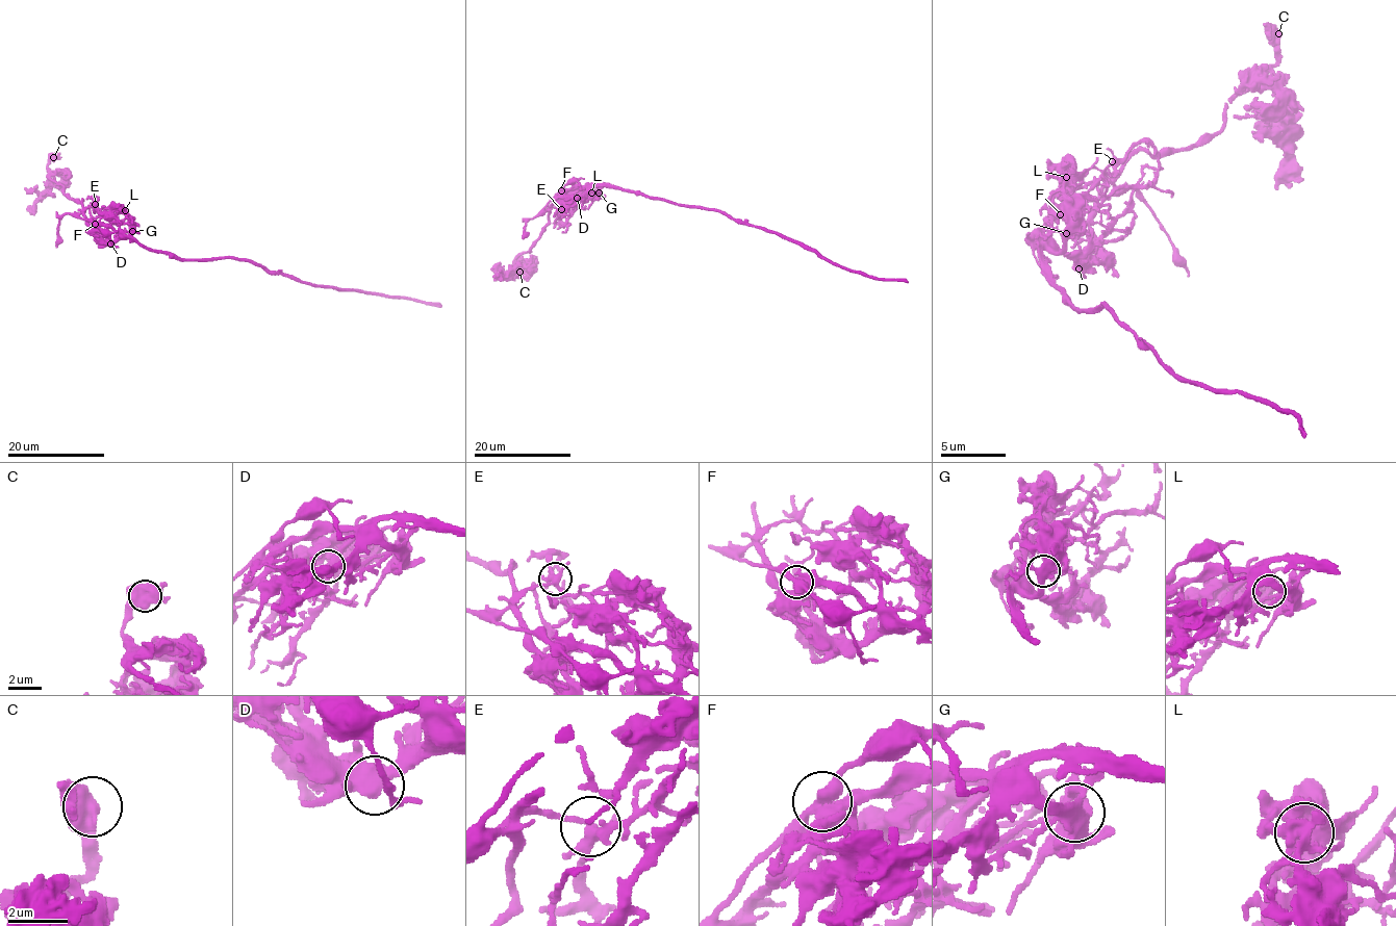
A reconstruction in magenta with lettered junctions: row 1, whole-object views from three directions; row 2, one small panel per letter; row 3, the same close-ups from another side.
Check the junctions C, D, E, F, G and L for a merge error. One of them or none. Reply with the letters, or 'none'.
F

